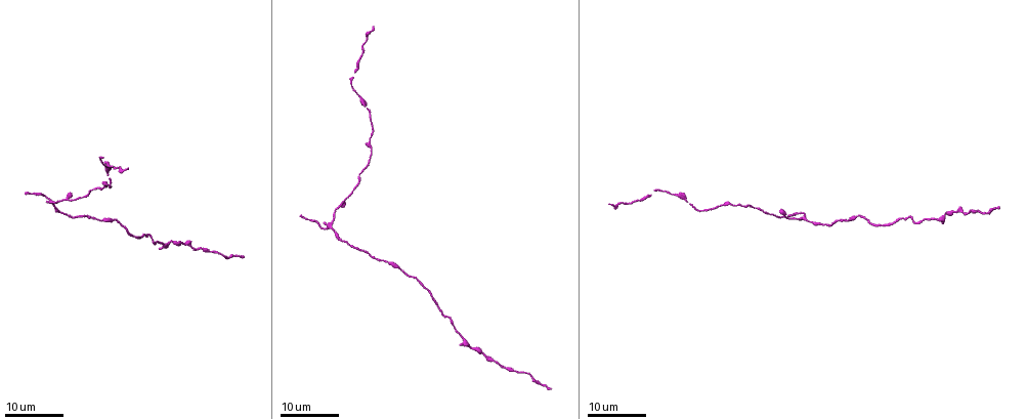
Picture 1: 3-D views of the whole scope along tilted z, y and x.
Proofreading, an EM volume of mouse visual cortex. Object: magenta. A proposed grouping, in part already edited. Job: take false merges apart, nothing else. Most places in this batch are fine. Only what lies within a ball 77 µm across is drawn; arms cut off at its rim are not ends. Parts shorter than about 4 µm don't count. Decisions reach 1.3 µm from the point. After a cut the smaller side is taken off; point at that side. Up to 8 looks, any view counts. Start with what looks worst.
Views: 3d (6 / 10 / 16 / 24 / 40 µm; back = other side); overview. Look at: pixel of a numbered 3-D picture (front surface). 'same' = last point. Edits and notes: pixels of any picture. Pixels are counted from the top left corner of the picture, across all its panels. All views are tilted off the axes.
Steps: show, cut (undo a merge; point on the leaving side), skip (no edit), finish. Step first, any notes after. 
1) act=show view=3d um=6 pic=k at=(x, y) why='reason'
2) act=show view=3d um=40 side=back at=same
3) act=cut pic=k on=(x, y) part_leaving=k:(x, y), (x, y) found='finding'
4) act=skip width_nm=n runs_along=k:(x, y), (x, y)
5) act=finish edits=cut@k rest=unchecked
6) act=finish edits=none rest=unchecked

act=show view=3d um=16 pic=1 at=(329, 224) why='three arms meet'

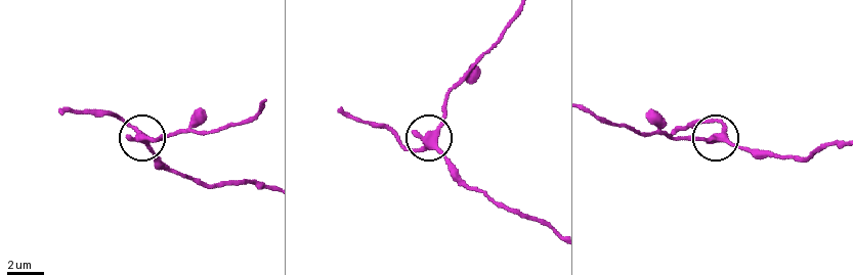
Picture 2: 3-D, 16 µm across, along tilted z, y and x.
act=show view=3d um=10 pic=2 at=(427, 143) why='zoom in'

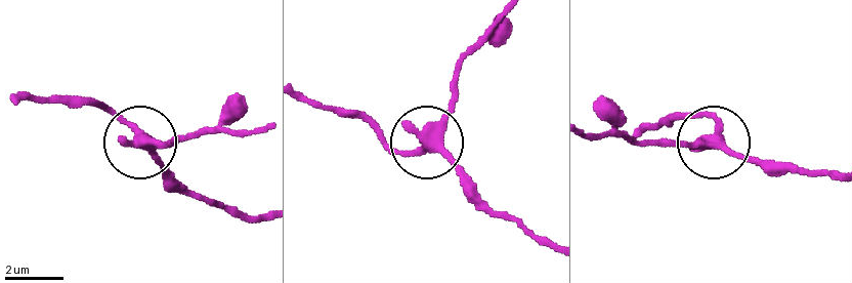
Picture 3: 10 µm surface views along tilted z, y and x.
act=skip arms=3 runs_along=3:(211, 204), (188, 194), (96, 104) found='all the same cell'

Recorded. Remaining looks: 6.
act=show view=3d um=16 pic=1 at=(362, 99) why='sudden change in width'

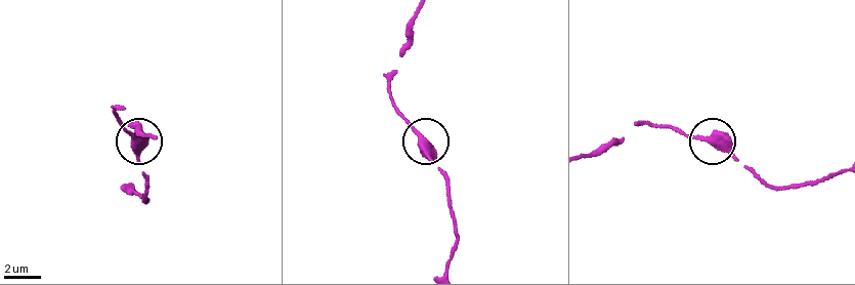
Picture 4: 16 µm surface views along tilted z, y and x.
act=show view=3d um=10 pic=4 at=(705, 140)

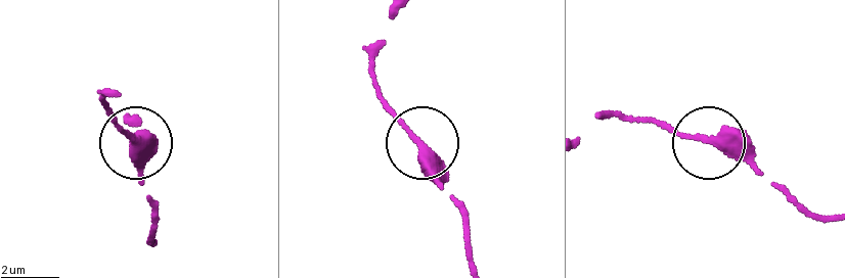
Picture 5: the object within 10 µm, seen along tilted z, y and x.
act=skip runs_along=5:(473, 268), (462, 205), (441, 181), (423, 142), (380, 97) found='continuous, no second cell'

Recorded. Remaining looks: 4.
act=show view=3d um=16 pic=1 at=(342, 202) why='three arms meet'

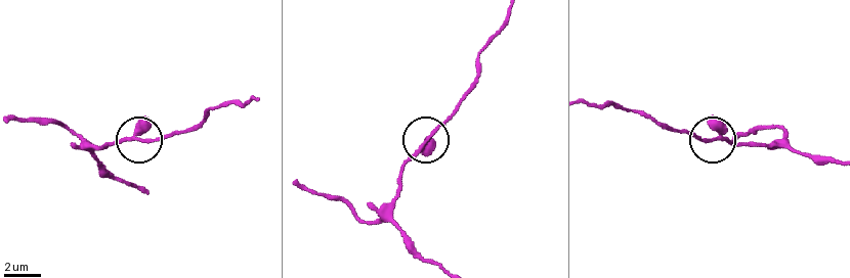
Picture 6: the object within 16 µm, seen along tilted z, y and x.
act=show view=3d um=6 pic=6 at=(429, 138)

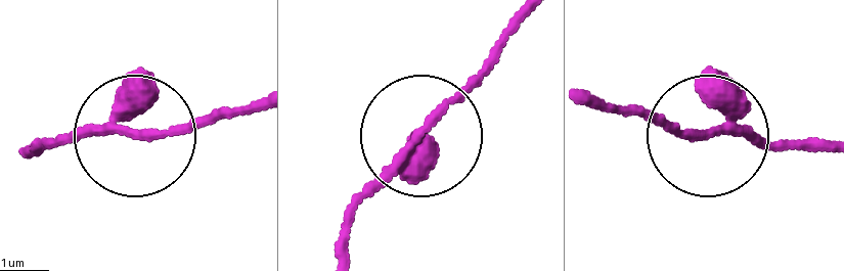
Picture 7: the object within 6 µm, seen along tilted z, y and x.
act=skip runs_along=7:(26, 151), (261, 113) found='continuous, no second cell'

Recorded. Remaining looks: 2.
act=show view=3d um=16 pic=1 at=(112, 220) why='calibre changes'

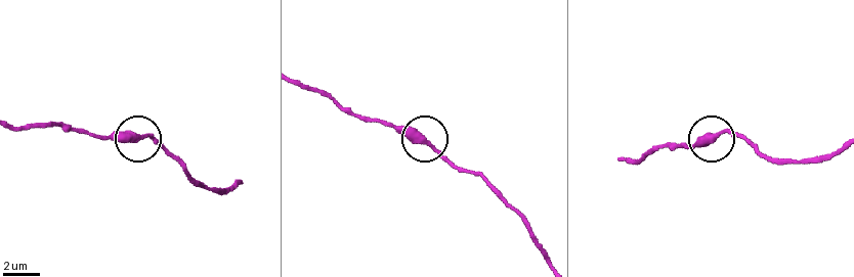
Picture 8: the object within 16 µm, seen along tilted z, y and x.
act=show view=3d um=10 pic=8 at=(718, 133)

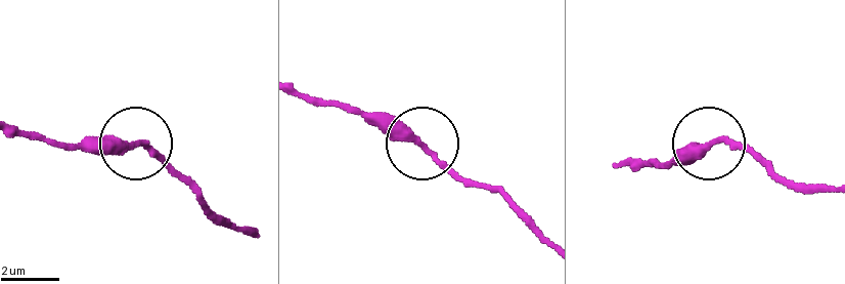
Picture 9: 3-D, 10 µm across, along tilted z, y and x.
act=skip runs_along=9:(298, 88), (393, 117), (472, 181) found='all the same cell'

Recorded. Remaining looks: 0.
act=finish edits=none rest=unchecked

